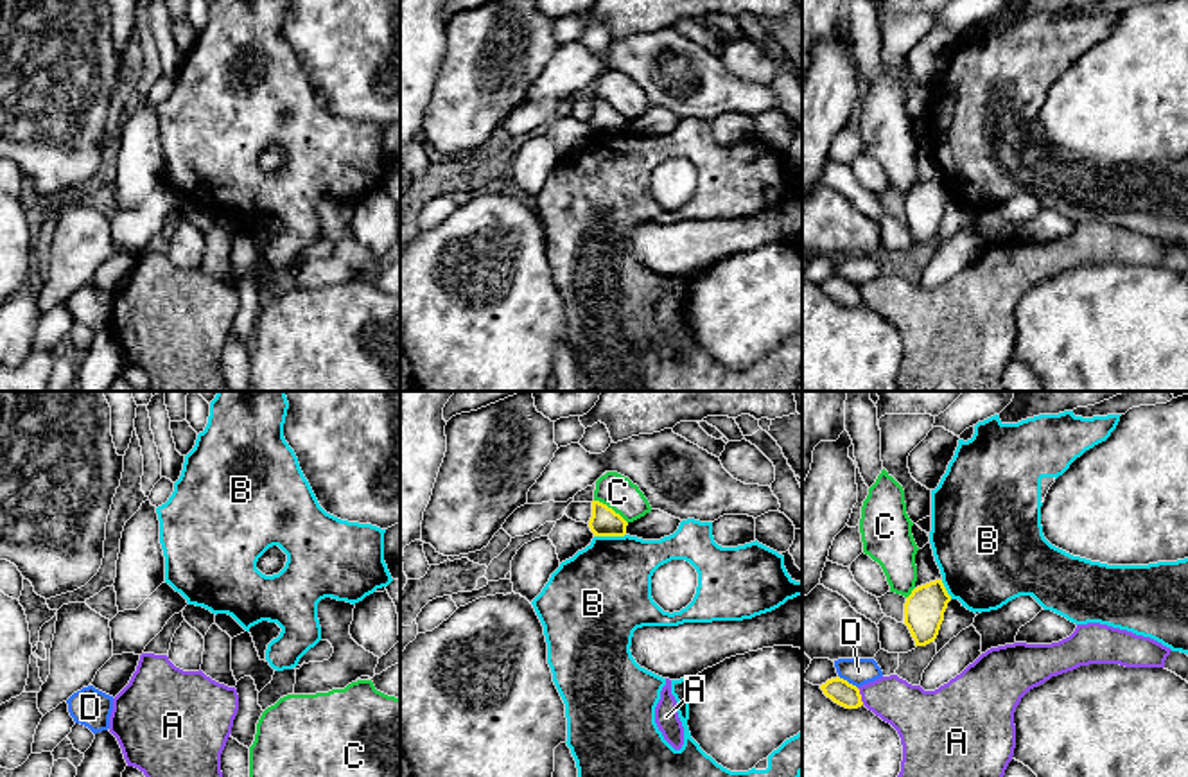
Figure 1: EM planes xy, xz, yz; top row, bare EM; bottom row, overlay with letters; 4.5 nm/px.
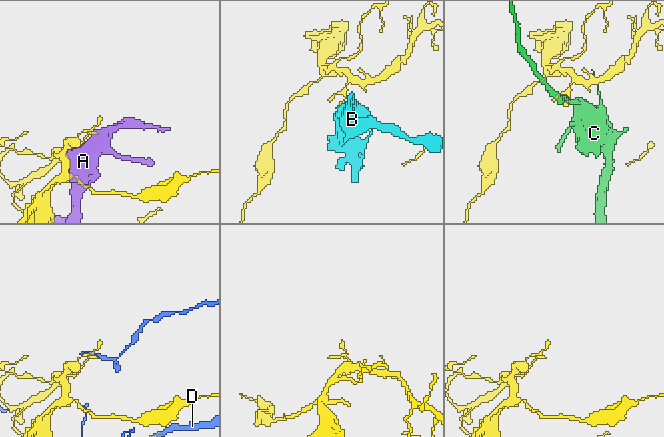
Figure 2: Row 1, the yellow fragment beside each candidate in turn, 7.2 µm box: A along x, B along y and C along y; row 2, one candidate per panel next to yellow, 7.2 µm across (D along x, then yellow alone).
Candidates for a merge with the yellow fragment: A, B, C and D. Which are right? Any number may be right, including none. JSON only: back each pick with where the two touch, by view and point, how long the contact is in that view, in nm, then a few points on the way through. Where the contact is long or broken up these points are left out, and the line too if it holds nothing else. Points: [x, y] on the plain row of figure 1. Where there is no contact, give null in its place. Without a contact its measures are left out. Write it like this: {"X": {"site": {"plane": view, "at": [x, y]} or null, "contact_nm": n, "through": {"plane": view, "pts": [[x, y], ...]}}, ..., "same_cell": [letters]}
{"same_cell": []}

